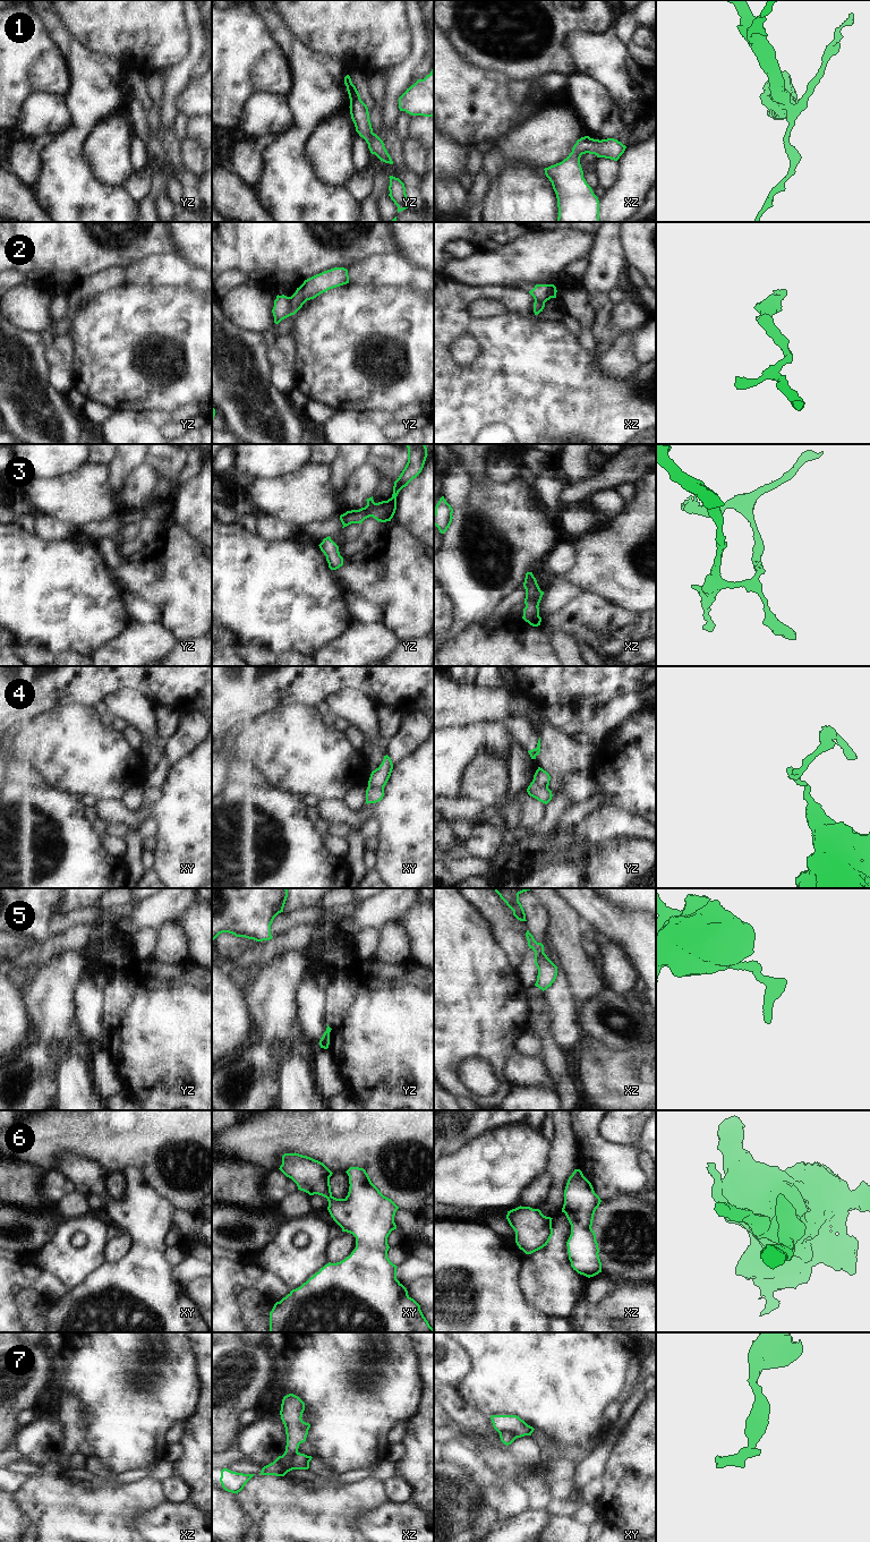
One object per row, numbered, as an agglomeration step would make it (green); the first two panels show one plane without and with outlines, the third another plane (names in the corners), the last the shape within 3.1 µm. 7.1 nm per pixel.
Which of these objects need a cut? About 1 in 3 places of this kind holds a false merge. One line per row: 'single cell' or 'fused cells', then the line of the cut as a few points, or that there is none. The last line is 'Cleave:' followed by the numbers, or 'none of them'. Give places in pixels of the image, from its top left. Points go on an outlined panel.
1: single cell; no cut
2: fused cells; cut in yz along (289, 297), (292, 314)
3: single cell; no cut
4: fused cells; cut in yz along (534, 778), (538, 785), (547, 786)
5: single cell; no cut
6: single cell; no cut
7: fused cells; cut in xz along (297, 1451), (284, 1464), (282, 1463)
Cleave: 2, 4, 7

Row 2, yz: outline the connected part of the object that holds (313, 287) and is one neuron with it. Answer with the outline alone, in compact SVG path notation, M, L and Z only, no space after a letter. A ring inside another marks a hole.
M334 267L305 280L290 297L292 315L295 315L307 300L314 299L330 289L347 283L349 283L349 275L348 270L344 267Z

